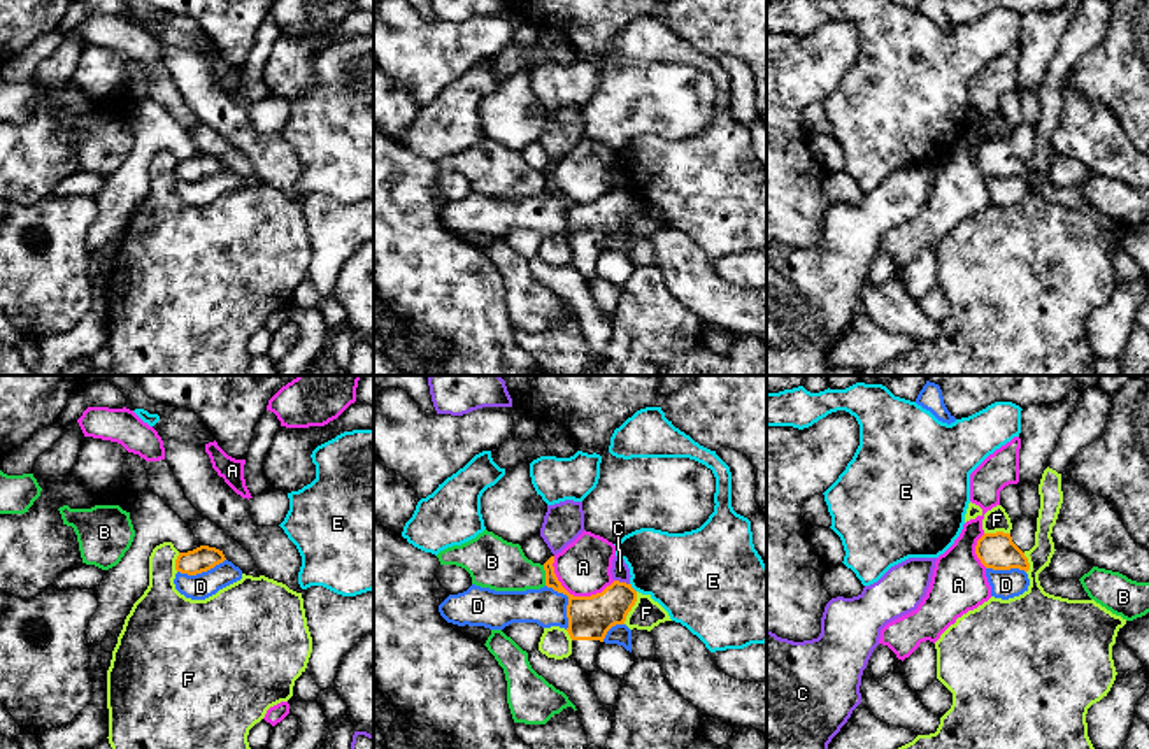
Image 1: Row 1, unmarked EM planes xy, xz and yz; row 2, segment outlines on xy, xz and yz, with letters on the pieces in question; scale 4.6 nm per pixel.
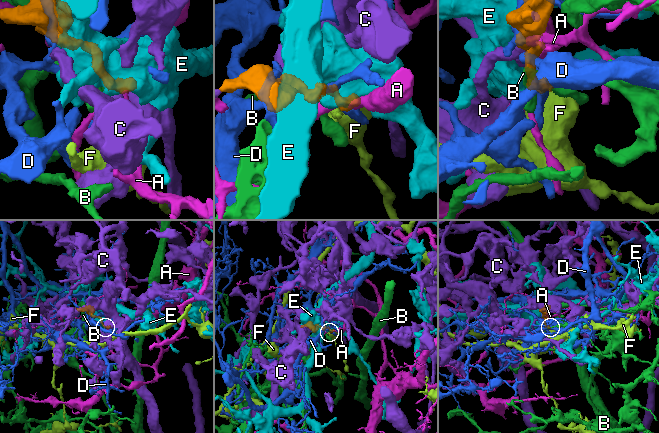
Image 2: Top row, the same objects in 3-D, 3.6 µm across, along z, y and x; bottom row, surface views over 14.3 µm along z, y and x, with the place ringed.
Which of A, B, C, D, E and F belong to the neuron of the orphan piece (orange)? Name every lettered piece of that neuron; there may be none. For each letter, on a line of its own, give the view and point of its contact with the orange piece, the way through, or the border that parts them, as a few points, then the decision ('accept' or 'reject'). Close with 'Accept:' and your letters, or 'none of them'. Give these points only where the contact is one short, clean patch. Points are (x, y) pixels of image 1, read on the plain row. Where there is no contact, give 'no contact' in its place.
A: meets orange in xz at (572, 202); reject
B: meets orange in xz at (546, 183); border along xz (542, 172), (546, 192); reject
C: meets orange in xz at (621, 190); reject
D: meets orange in xz at (569, 209); reject
E: meets orange in xz at (632, 195); reject
F: meets orange in xz at (632, 213); reject
Accept: none of them

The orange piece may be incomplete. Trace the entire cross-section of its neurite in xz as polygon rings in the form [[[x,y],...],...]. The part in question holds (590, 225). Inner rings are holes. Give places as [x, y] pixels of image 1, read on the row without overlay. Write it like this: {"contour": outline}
{"contour": [[[554,163],[544,170],[546,193],[568,203],[567,225],[572,246],[570,265],[589,282],[596,272],[596,261],[607,239],[616,232],[624,232],[628,219],[637,209],[632,191],[614,188],[602,200],[591,203],[570,202],[554,181]]]}

